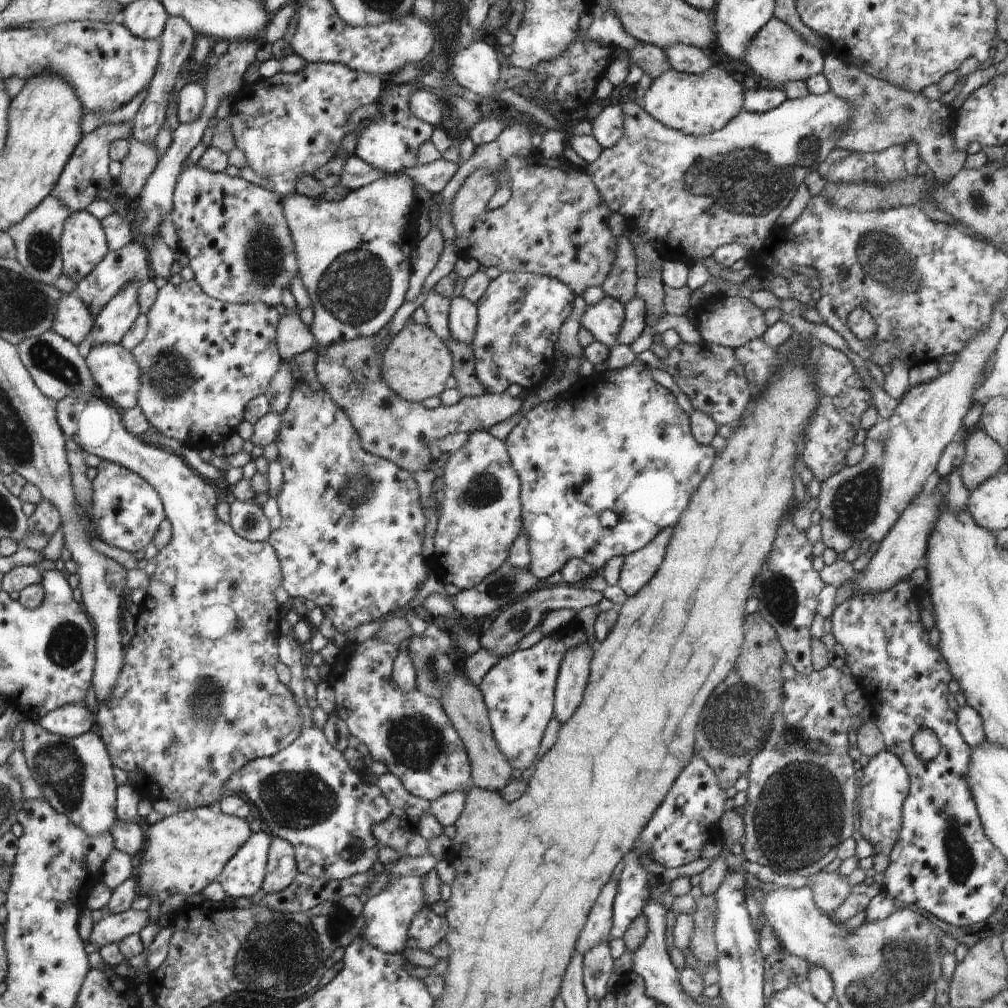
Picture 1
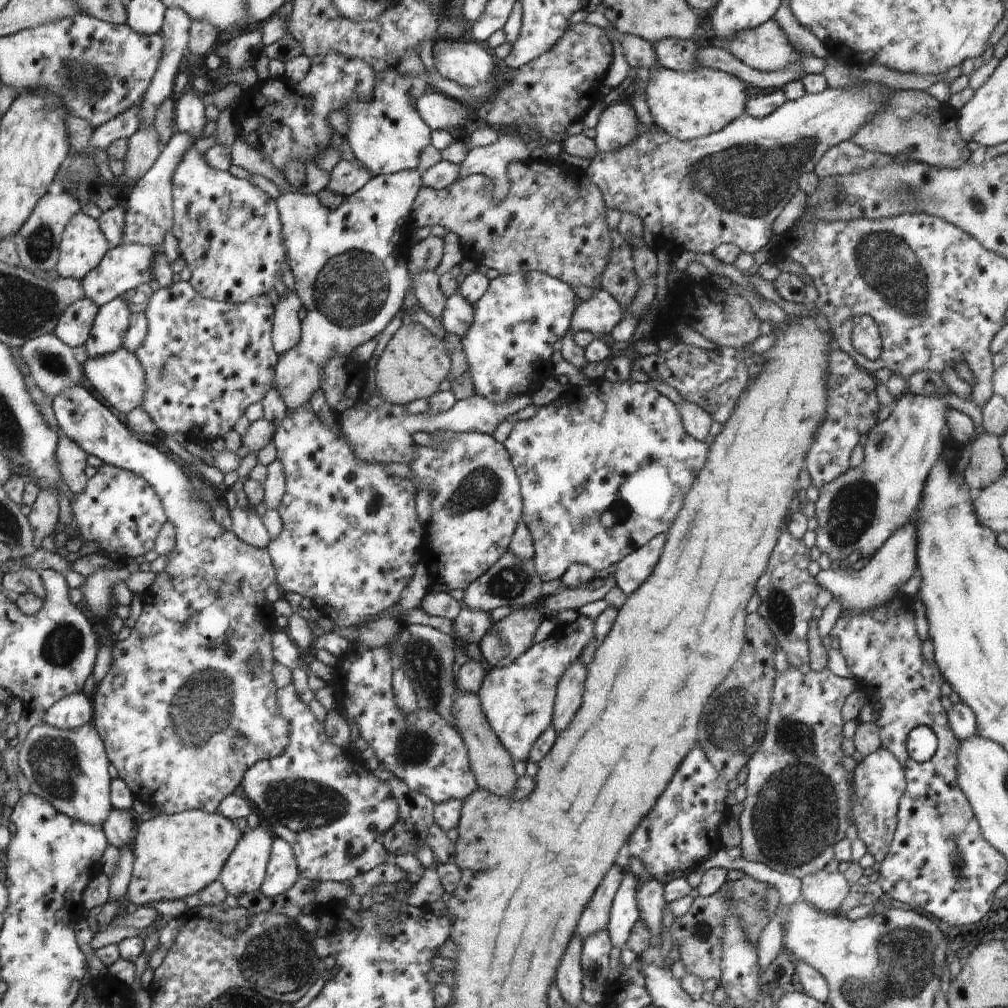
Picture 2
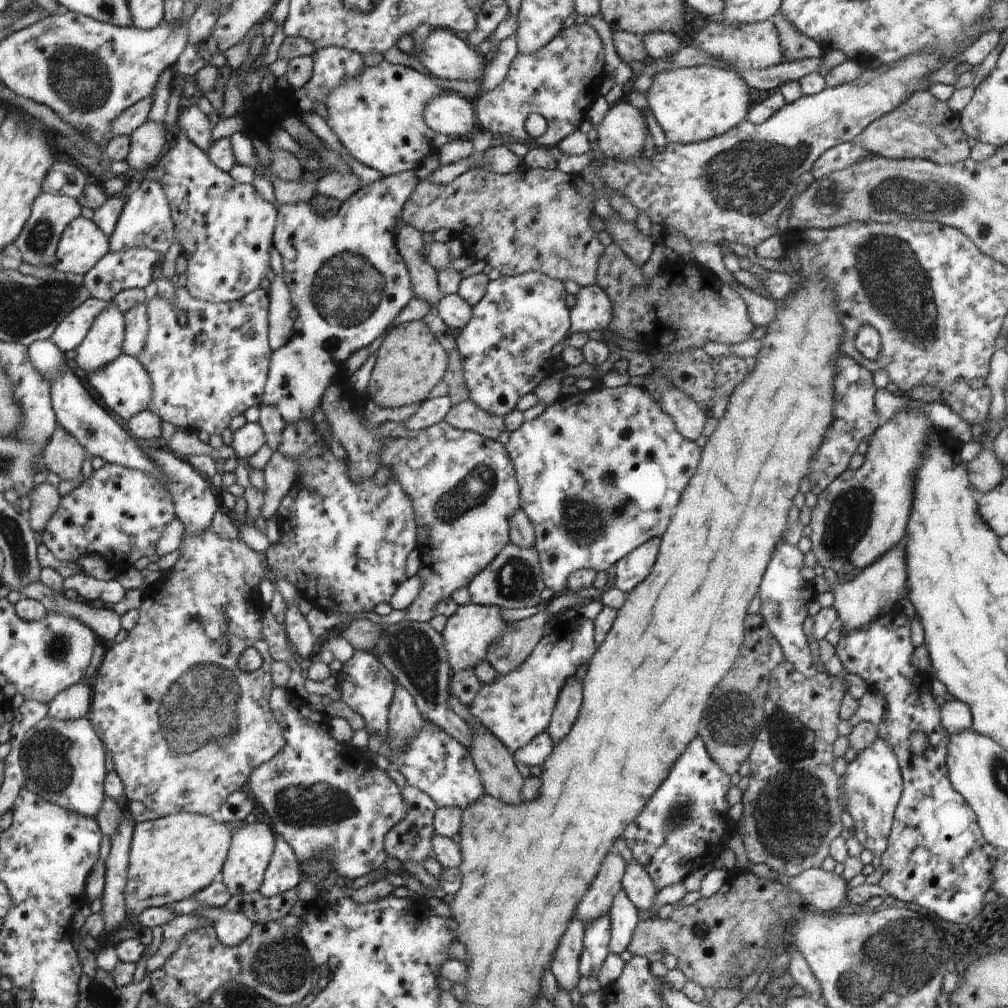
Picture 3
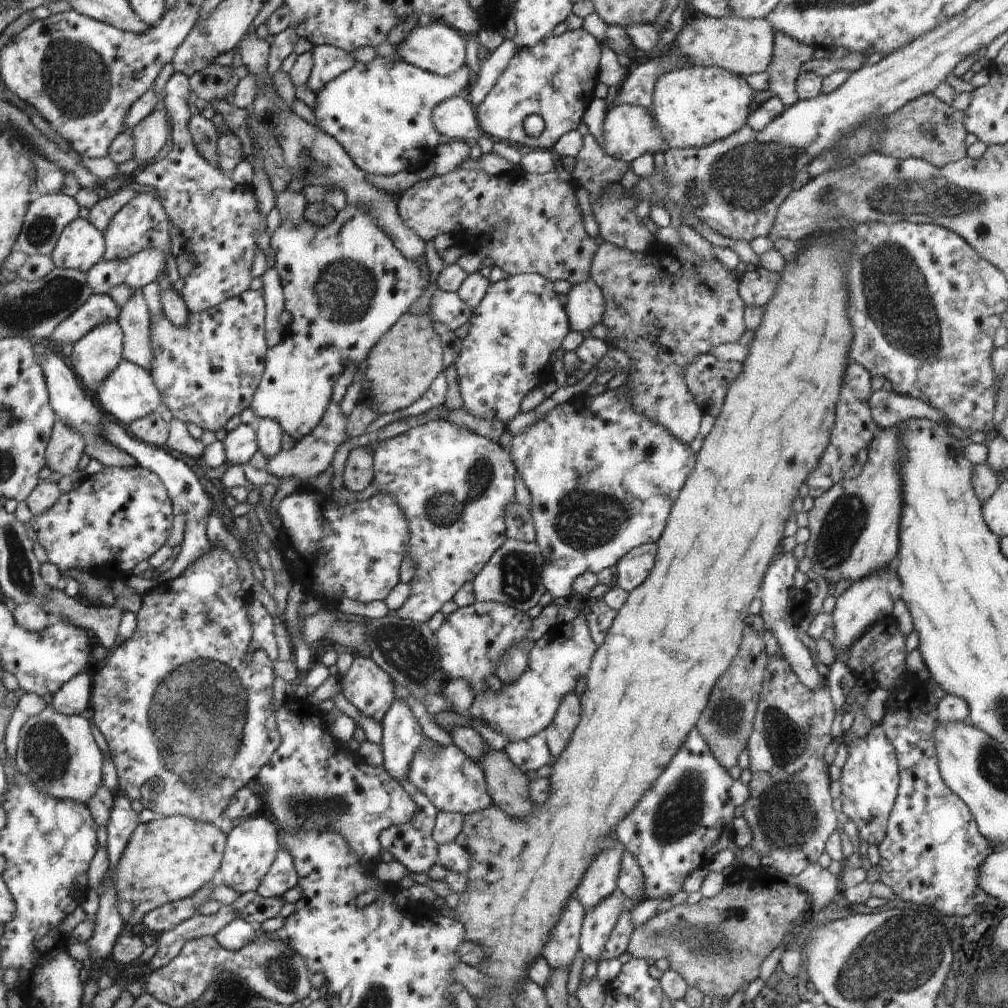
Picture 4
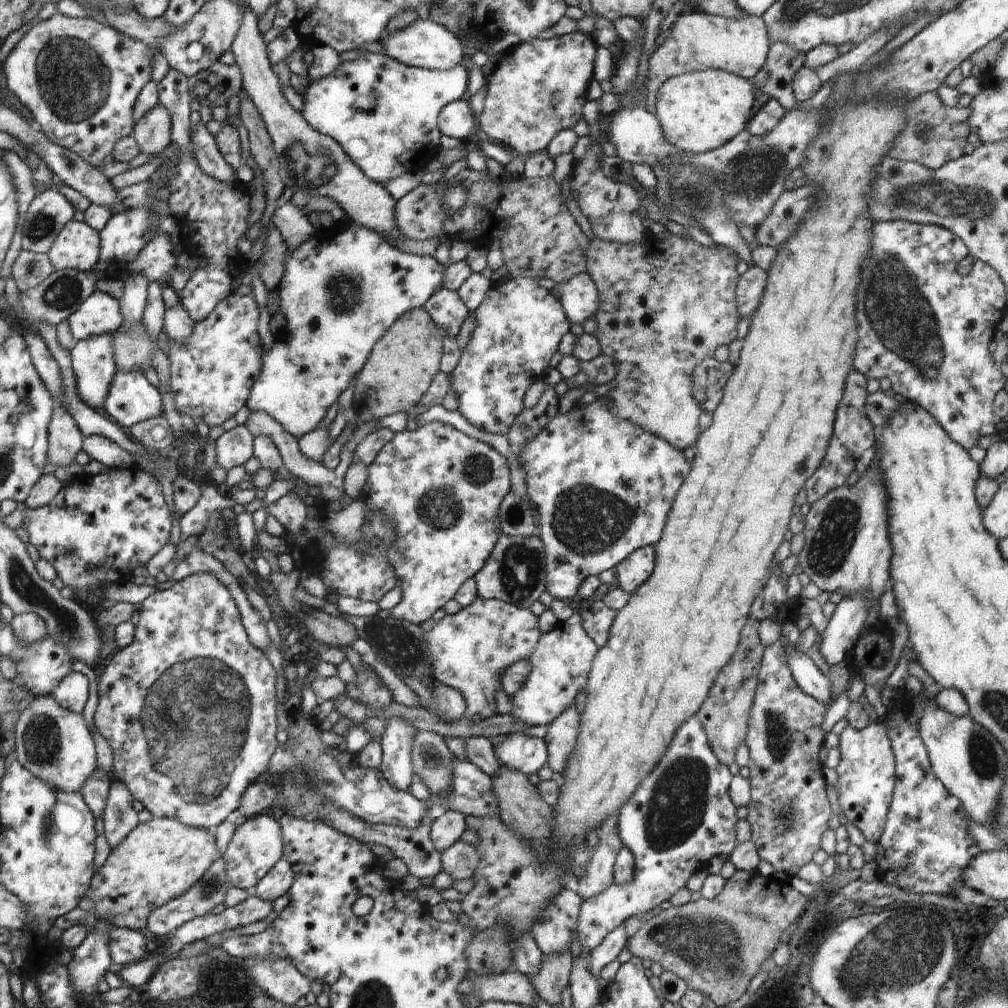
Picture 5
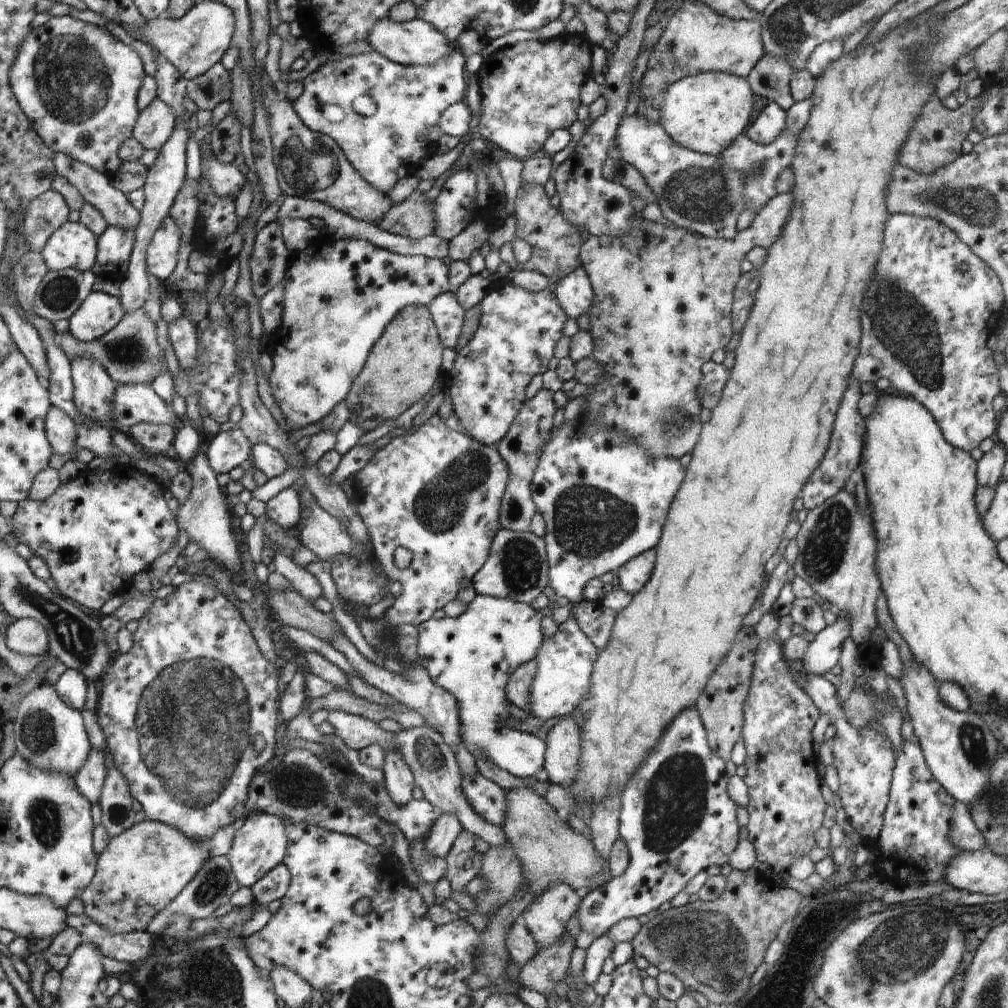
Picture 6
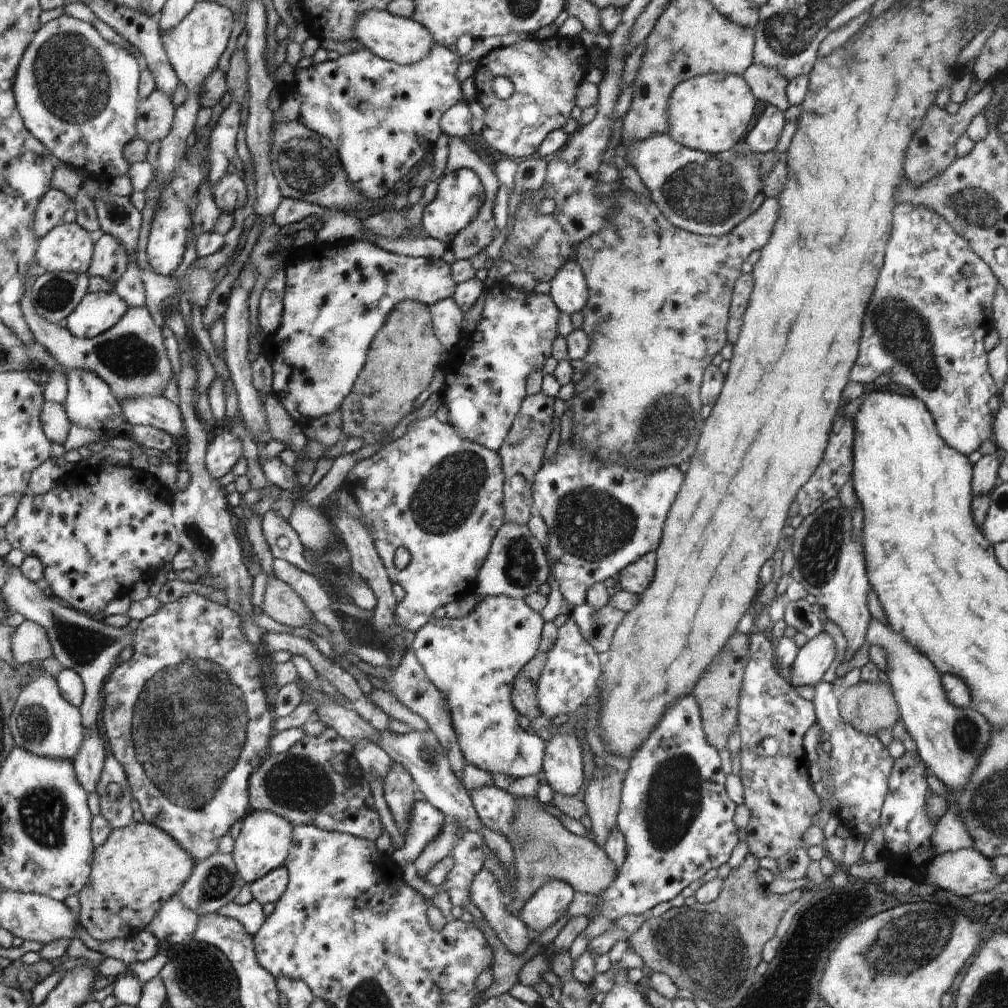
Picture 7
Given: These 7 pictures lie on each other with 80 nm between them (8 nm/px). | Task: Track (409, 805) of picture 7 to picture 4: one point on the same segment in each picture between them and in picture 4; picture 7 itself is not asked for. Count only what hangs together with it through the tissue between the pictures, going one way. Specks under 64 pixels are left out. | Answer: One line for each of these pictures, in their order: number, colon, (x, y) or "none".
4: (402, 734)
5: (396, 741)
6: (398, 778)

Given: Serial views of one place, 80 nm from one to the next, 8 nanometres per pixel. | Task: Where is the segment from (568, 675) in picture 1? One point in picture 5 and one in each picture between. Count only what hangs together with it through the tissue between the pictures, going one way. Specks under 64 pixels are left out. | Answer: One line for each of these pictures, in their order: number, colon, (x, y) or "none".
2: (570, 689)
3: (568, 704)
4: (557, 734)
5: (561, 736)

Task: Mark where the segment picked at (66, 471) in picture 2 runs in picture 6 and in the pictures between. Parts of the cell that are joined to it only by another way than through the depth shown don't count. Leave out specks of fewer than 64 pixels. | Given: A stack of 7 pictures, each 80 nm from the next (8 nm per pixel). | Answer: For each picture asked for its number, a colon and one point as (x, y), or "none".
3: (64, 455)
4: (65, 448)
5: (66, 440)
6: (62, 431)

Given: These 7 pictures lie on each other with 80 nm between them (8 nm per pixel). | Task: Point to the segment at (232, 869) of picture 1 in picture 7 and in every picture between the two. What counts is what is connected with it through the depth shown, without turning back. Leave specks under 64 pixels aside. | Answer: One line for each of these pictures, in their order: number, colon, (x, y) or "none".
2: (247, 866)
3: (252, 846)
4: (251, 847)
5: (257, 845)
6: (262, 842)
7: (264, 842)

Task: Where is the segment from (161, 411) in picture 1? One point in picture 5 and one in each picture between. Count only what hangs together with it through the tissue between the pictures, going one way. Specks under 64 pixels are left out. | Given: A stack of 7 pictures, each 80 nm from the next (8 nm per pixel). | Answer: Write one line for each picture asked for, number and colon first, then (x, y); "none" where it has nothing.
2: (205, 361)
3: (214, 365)
4: (209, 370)
5: (211, 375)

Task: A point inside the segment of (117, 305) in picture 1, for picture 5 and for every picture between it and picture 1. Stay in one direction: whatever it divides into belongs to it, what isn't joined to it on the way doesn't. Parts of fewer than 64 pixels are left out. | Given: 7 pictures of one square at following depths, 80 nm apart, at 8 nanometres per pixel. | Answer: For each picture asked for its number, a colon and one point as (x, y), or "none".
2: (112, 322)
3: (104, 344)
4: (94, 357)
5: (92, 362)

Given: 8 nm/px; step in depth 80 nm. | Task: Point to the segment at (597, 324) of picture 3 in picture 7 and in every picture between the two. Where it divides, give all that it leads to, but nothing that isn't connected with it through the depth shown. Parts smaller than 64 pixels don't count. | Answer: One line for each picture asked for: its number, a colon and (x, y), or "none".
4: (585, 303)
5: (579, 297)
6: (574, 292)
7: (569, 290)

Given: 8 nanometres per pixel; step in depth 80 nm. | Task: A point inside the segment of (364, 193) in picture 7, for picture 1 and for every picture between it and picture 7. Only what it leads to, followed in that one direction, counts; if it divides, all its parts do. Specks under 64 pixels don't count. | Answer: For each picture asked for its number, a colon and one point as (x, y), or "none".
1: (389, 144)
2: (386, 134)
3: (378, 116)
4: (380, 112)
5: (382, 142)
6: (409, 99)

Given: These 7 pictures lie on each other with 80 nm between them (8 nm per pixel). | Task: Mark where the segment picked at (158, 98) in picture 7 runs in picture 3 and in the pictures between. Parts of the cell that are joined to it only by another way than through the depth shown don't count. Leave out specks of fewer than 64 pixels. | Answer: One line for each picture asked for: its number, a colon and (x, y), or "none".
3: (148, 141)
4: (150, 136)
5: (153, 133)
6: (155, 126)

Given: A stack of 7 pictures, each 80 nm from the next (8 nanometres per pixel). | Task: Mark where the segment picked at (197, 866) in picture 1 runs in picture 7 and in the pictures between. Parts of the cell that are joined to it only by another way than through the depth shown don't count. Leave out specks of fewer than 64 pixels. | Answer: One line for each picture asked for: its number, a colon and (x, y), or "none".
2: (174, 856)
3: (172, 857)
4: (168, 859)
5: (159, 860)
6: (142, 870)
7: (138, 868)

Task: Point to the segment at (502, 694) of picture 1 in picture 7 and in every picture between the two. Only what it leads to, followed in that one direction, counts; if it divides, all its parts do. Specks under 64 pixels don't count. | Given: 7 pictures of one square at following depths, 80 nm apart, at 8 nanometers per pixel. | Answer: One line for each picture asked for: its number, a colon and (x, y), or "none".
2: (518, 700)
3: (519, 705)
4: (559, 658)
5: (561, 662)
6: (564, 662)
7: (571, 673)

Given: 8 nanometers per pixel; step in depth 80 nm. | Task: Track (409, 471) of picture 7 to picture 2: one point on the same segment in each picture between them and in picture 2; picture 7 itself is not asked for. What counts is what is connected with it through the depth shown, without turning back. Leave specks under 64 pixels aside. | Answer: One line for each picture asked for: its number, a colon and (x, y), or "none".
2: (475, 502)
3: (462, 486)
4: (453, 485)
5: (441, 489)
6: (437, 492)

